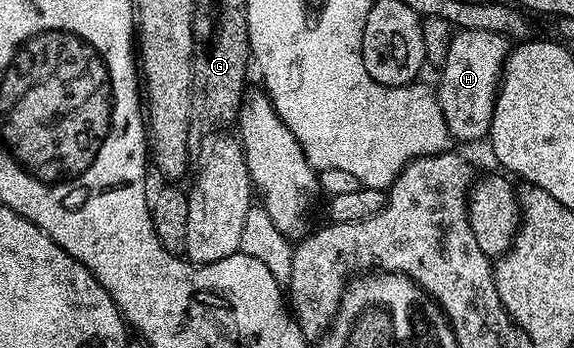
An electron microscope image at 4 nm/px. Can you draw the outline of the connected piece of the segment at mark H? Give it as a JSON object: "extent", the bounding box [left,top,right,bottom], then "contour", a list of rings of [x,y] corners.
{"extent":[436,30,511,142],"contour":[[[458,30],[451,37],[446,63],[440,67],[442,79],[436,82],[438,103],[444,112],[451,139],[478,142],[489,135],[502,70],[506,67],[506,55],[511,49],[511,43],[496,32]]]}

